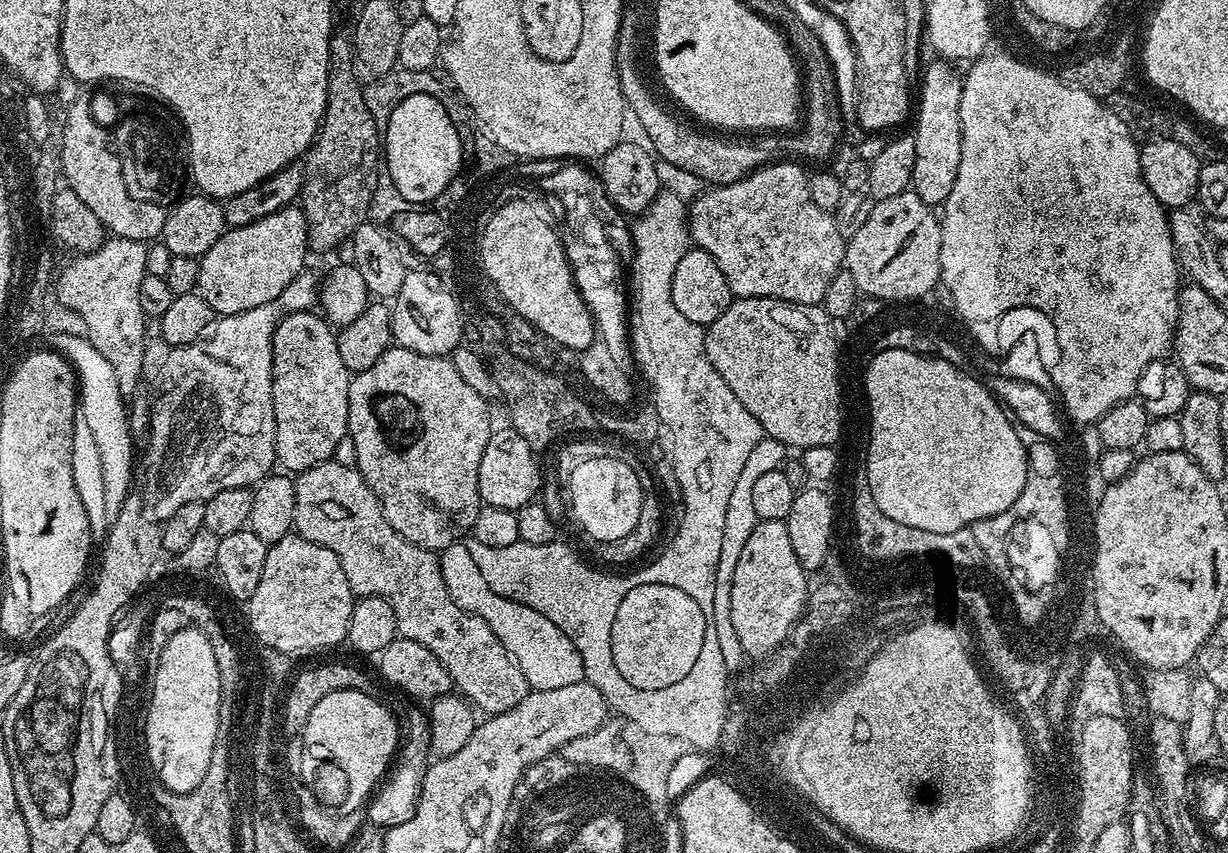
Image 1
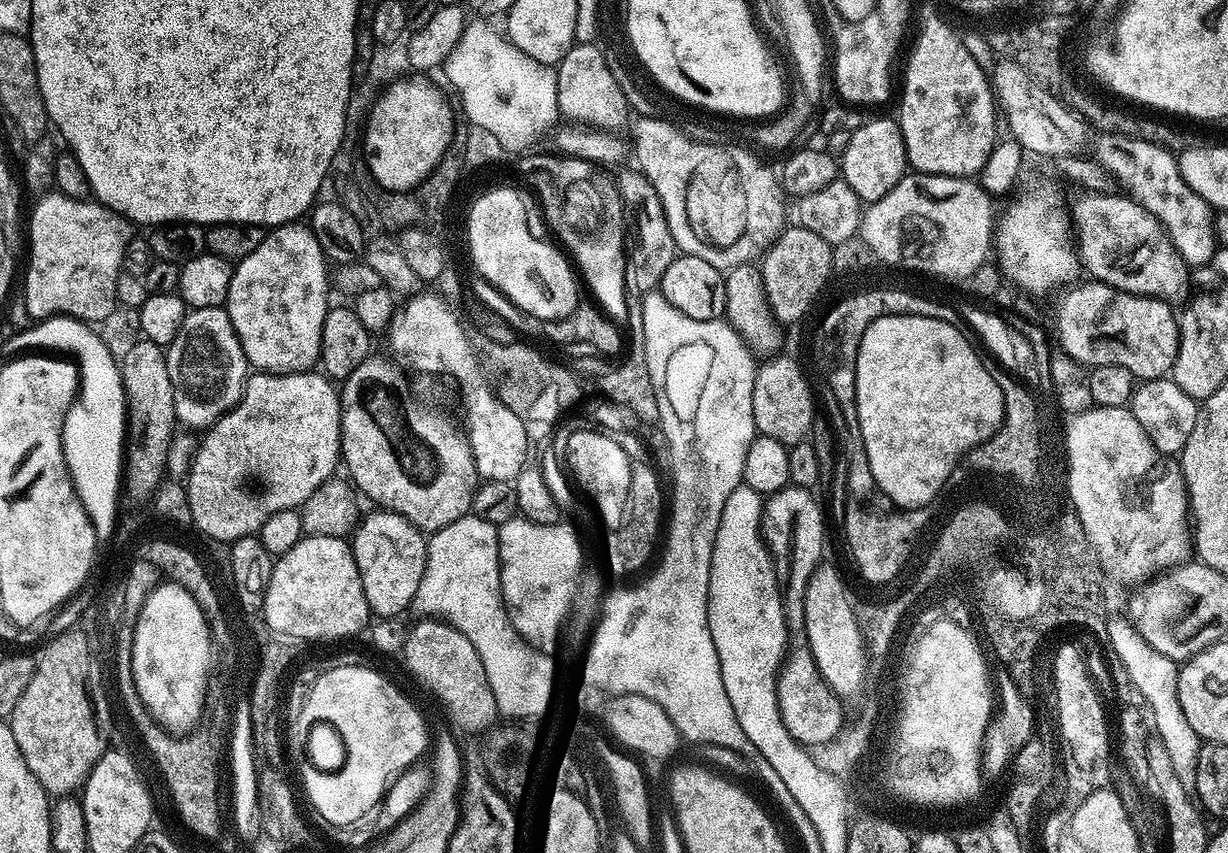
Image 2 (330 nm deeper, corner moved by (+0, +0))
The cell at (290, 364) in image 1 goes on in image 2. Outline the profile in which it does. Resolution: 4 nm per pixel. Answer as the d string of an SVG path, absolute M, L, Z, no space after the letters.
M293 222L291 224L279 224L278 227L271 229L265 235L262 246L258 246L258 250L254 250L254 254L246 254L246 258L242 258L232 270L232 281L228 287L228 298L226 301L226 311L230 322L236 331L236 337L240 340L240 345L244 351L244 357L253 369L270 372L277 376L288 376L291 372L309 371L320 359L320 347L322 346L322 322L326 322L326 314L330 307L328 301L328 284L330 288L330 272L324 266L326 265L326 257L322 246L318 242L315 232L304 222Z

